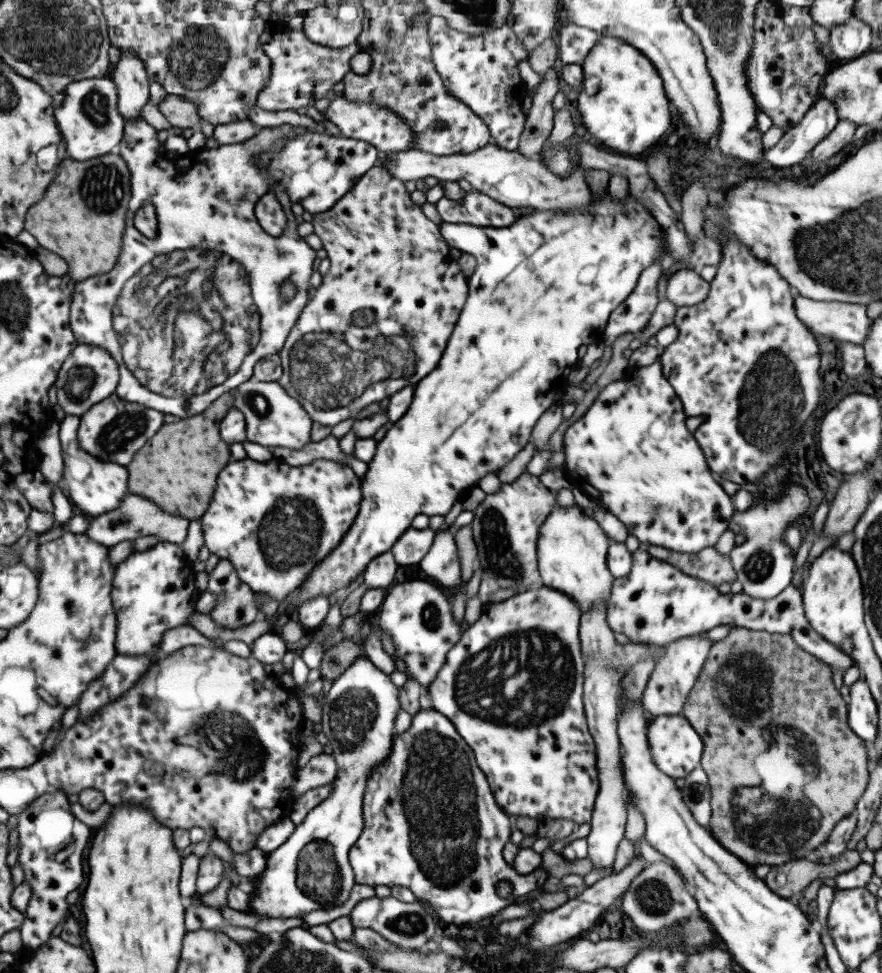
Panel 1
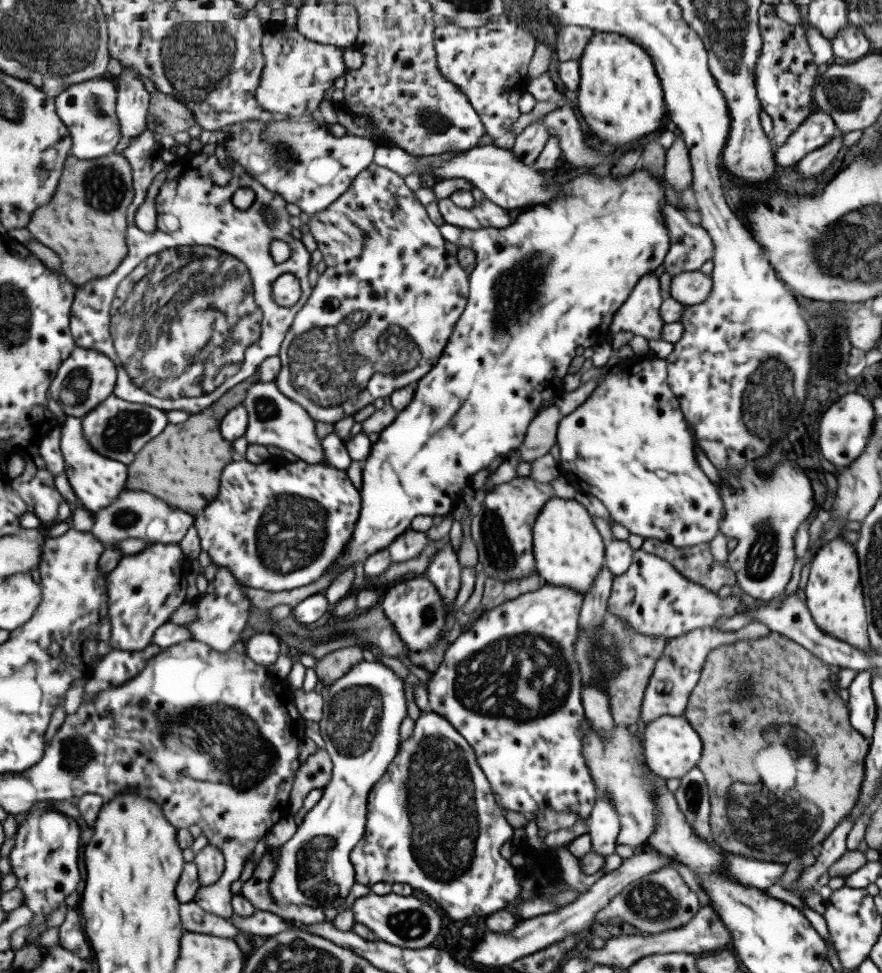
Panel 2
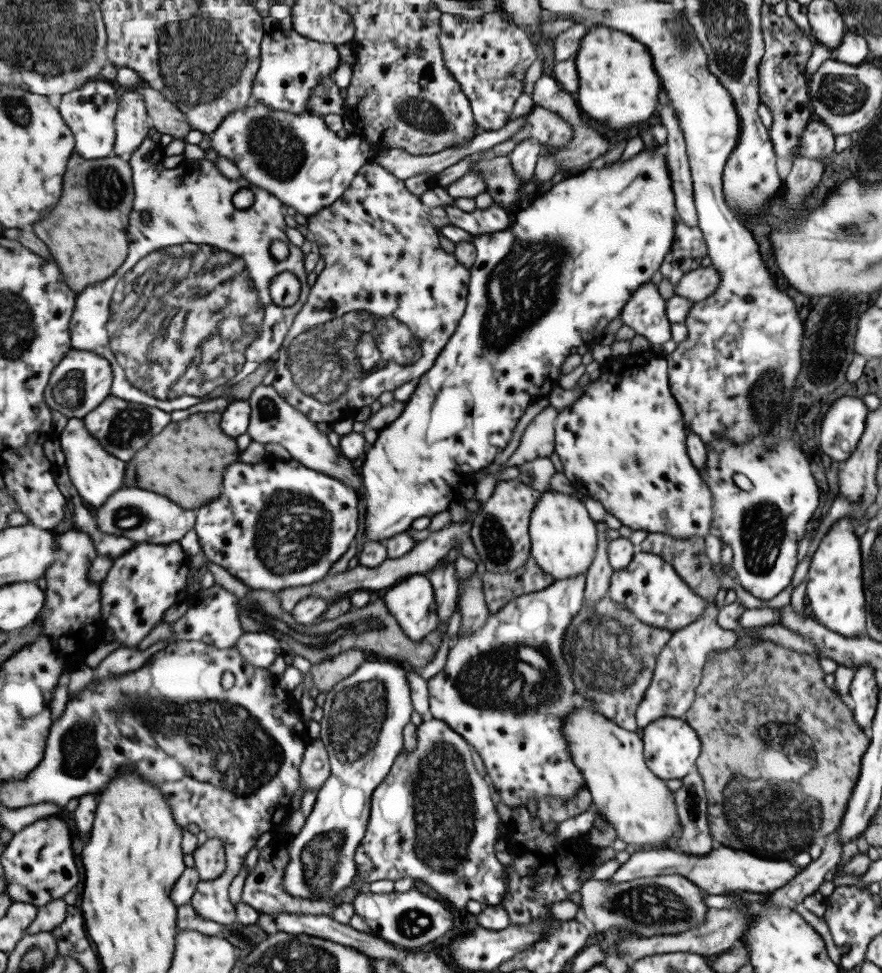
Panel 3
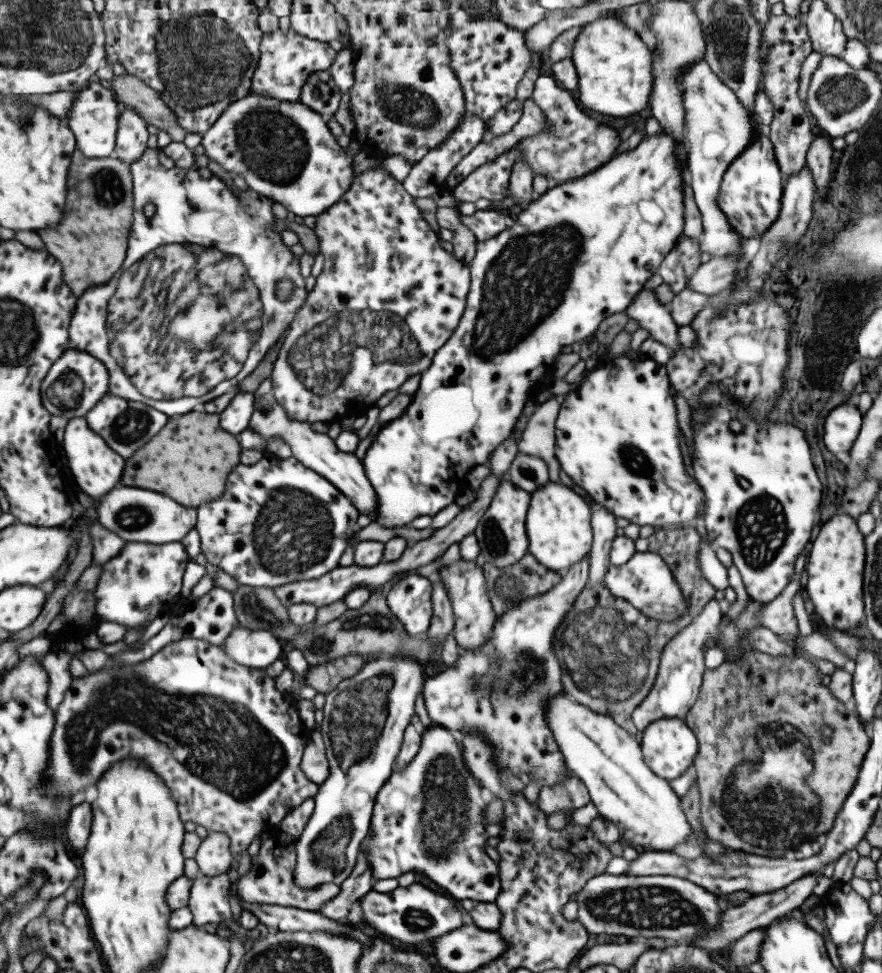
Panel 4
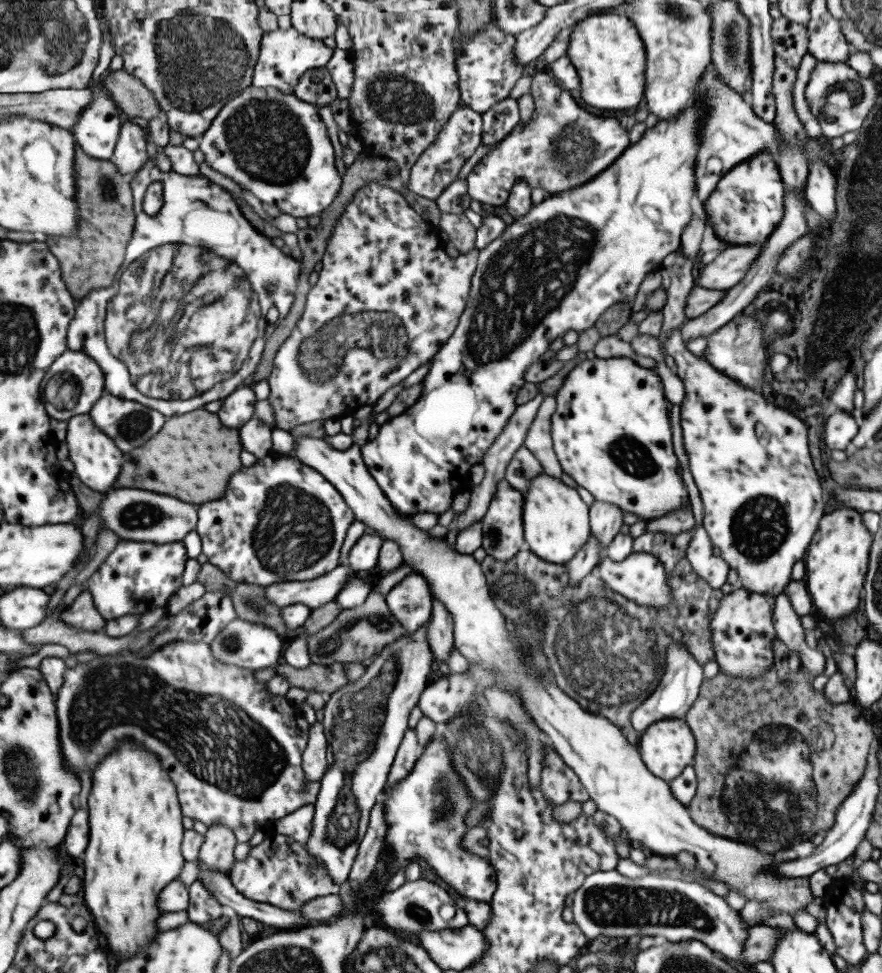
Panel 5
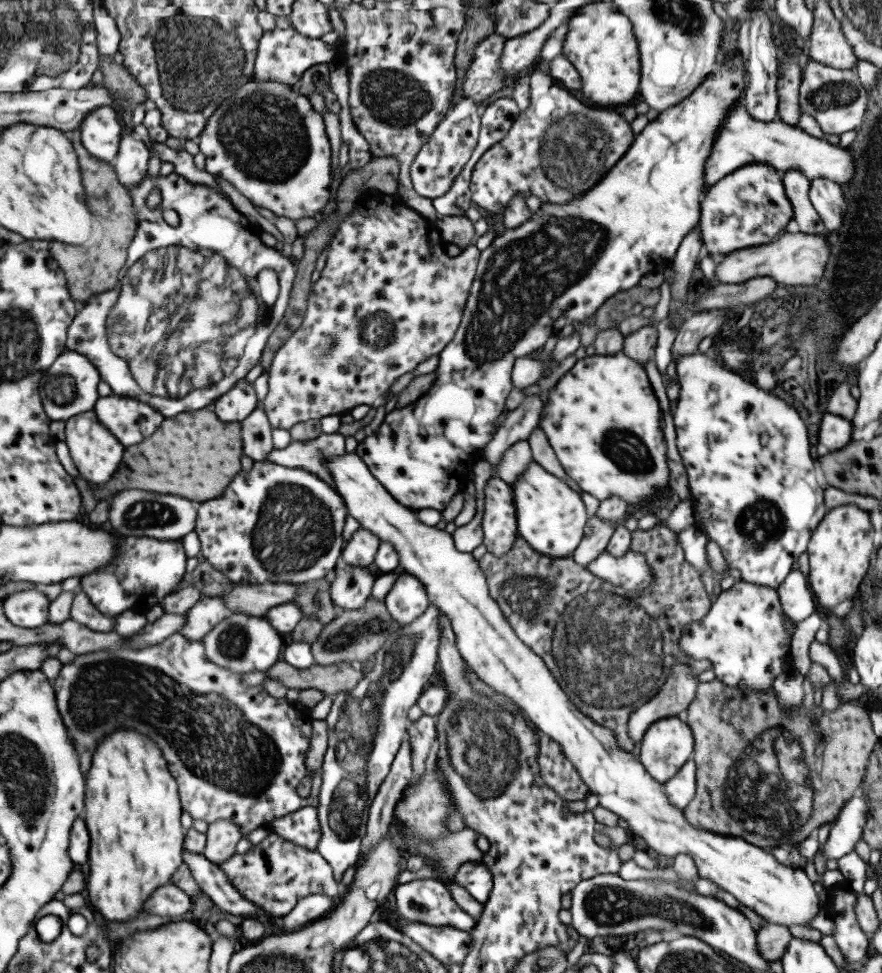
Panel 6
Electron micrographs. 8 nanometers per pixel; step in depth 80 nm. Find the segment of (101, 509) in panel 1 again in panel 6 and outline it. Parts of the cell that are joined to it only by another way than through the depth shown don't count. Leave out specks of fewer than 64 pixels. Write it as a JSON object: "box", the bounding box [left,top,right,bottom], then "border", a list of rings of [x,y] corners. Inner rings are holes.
{"box":[65,411,126,487],"border":[[[97,411],[81,413],[65,421],[65,436],[71,456],[86,481],[101,487],[118,472],[119,465],[122,464],[126,454],[126,446],[108,429],[108,426],[101,422]]]}

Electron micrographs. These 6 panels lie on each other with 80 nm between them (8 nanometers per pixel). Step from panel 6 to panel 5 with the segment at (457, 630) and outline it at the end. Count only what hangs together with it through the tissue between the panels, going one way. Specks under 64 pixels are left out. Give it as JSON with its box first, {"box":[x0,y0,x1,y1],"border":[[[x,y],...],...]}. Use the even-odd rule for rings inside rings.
{"box":[293,437,810,916],"border":[[[299,437],[294,440],[293,456],[299,462],[311,467],[318,472],[323,478],[330,482],[335,490],[341,495],[345,504],[352,512],[355,521],[359,521],[368,526],[380,535],[382,540],[392,540],[398,544],[402,554],[402,562],[411,566],[421,575],[428,584],[428,589],[432,598],[436,598],[445,611],[451,615],[452,619],[452,640],[456,652],[458,652],[468,662],[476,662],[479,669],[485,673],[491,674],[495,683],[503,683],[509,687],[517,687],[518,698],[522,706],[526,708],[528,716],[537,726],[540,732],[545,734],[545,738],[554,749],[554,753],[575,773],[579,782],[588,792],[588,797],[593,800],[596,810],[605,812],[613,816],[621,825],[623,838],[631,845],[637,845],[646,853],[674,856],[679,852],[686,850],[690,852],[696,860],[696,866],[699,870],[704,870],[705,874],[712,875],[721,883],[737,889],[743,893],[747,900],[758,900],[762,902],[770,916],[777,914],[789,914],[793,916],[795,912],[804,910],[806,904],[809,904],[810,890],[808,877],[784,879],[776,875],[774,870],[774,861],[776,856],[757,850],[754,846],[747,843],[740,843],[719,835],[711,834],[704,828],[697,826],[691,819],[686,806],[679,804],[668,787],[668,782],[657,778],[651,774],[647,767],[640,759],[637,745],[627,742],[623,733],[606,718],[589,714],[583,710],[579,703],[575,702],[563,693],[551,678],[533,678],[527,672],[526,666],[522,663],[521,652],[515,650],[509,642],[505,620],[495,608],[495,603],[491,600],[490,590],[477,563],[471,555],[459,554],[453,547],[449,546],[445,539],[431,537],[426,531],[415,526],[407,515],[399,514],[394,506],[385,498],[383,491],[376,484],[375,479],[367,470],[367,466],[362,461],[360,448],[351,445],[347,450],[341,451],[325,442],[323,438]]]}

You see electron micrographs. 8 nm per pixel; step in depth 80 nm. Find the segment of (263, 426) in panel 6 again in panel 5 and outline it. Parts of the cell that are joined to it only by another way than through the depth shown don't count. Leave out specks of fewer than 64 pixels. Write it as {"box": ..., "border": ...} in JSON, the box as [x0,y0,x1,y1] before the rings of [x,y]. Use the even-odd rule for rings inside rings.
{"box":[239,415,272,459],"border":[[[251,415],[245,424],[239,428],[239,442],[241,448],[250,452],[256,459],[272,454],[270,428],[255,415]]]}

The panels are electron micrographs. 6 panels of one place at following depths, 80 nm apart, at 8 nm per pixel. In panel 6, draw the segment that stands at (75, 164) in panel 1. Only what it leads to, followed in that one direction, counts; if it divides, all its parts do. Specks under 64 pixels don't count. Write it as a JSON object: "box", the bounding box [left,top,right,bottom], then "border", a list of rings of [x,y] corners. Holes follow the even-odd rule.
{"box":[52,127,138,305],"border":[[[81,127],[70,133],[76,149],[79,166],[82,168],[83,184],[86,186],[87,206],[101,224],[101,234],[107,238],[97,238],[91,245],[67,245],[53,241],[52,253],[69,281],[70,293],[79,305],[91,297],[118,289],[121,284],[123,268],[128,260],[131,243],[138,233],[138,217],[134,206],[134,196],[127,186],[119,182],[113,167],[106,161],[97,159],[83,146],[80,136]]]}

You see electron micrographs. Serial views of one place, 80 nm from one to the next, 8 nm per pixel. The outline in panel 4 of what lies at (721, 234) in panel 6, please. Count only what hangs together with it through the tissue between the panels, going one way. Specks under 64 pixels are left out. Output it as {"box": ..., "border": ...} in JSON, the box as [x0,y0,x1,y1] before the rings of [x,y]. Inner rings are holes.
{"box":[717,118,783,239],"border":[[[756,118],[756,124],[755,124],[755,137],[753,137],[753,141],[749,143],[749,146],[747,146],[747,149],[741,153],[741,155],[737,156],[729,166],[727,166],[727,169],[725,170],[725,173],[722,175],[722,179],[719,185],[719,194],[717,194],[717,207],[719,207],[719,211],[723,213],[726,216],[727,222],[731,225],[731,228],[734,228],[734,231],[737,234],[740,234],[745,239],[749,238],[749,236],[753,236],[753,234],[761,234],[765,233],[766,230],[769,228],[769,225],[771,225],[774,220],[777,218],[777,215],[779,214],[779,206],[780,206],[780,199],[781,199],[781,192],[783,187],[783,178],[780,176],[775,156],[773,153],[773,145],[771,145],[771,141],[769,141],[768,136],[765,134],[765,131],[760,130],[760,125],[757,123]]]}

